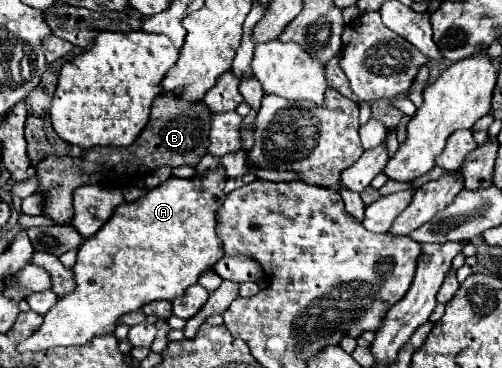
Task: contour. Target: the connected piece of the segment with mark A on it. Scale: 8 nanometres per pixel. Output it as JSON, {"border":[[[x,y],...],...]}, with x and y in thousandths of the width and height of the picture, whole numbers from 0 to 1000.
{"border":[[[444,451],[412,462],[408,473],[388,473],[384,484],[341,478],[289,533],[269,549],[249,549],[229,565],[221,598],[157,674],[153,712],[145,723],[153,783],[118,810],[118,821],[90,853],[82,891],[38,935],[38,951],[74,957],[106,940],[161,940],[185,913],[217,902],[229,891],[241,853],[277,842],[301,815],[349,815],[369,799],[369,788],[396,766],[400,745],[416,739],[444,696],[444,658],[432,641],[432,571],[448,549],[448,495],[452,473]]]}

